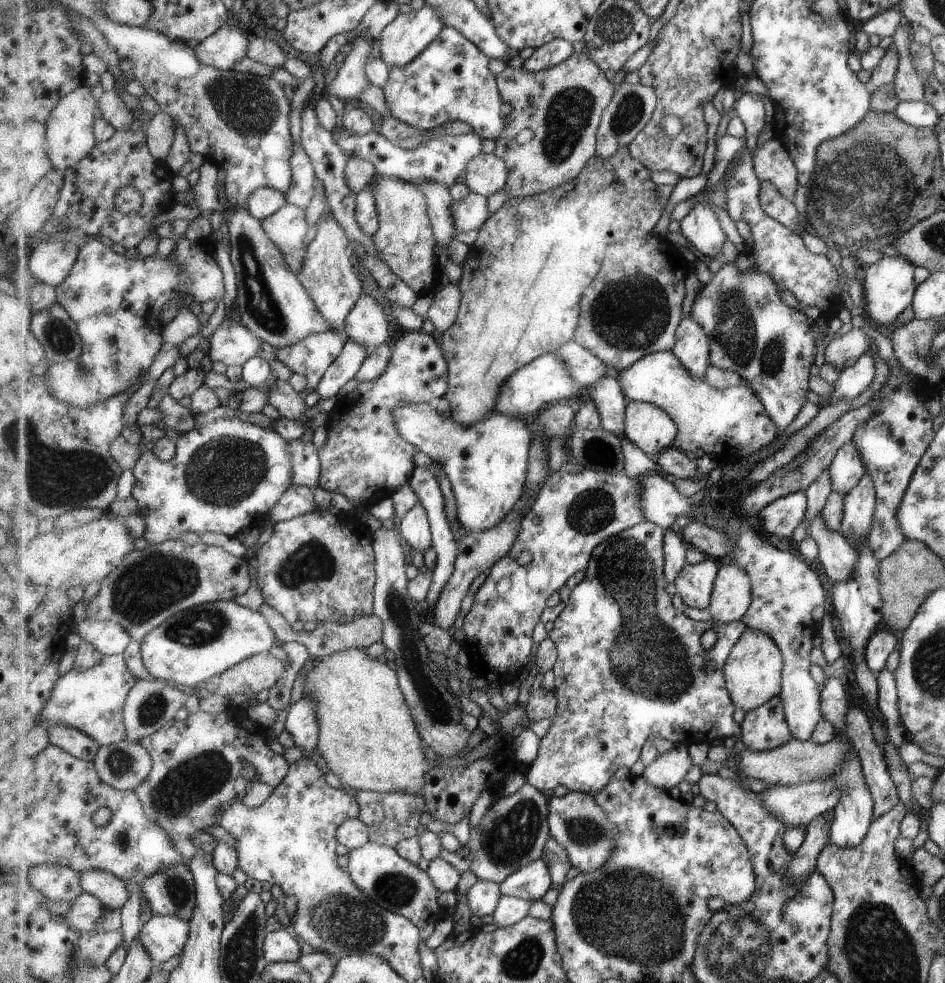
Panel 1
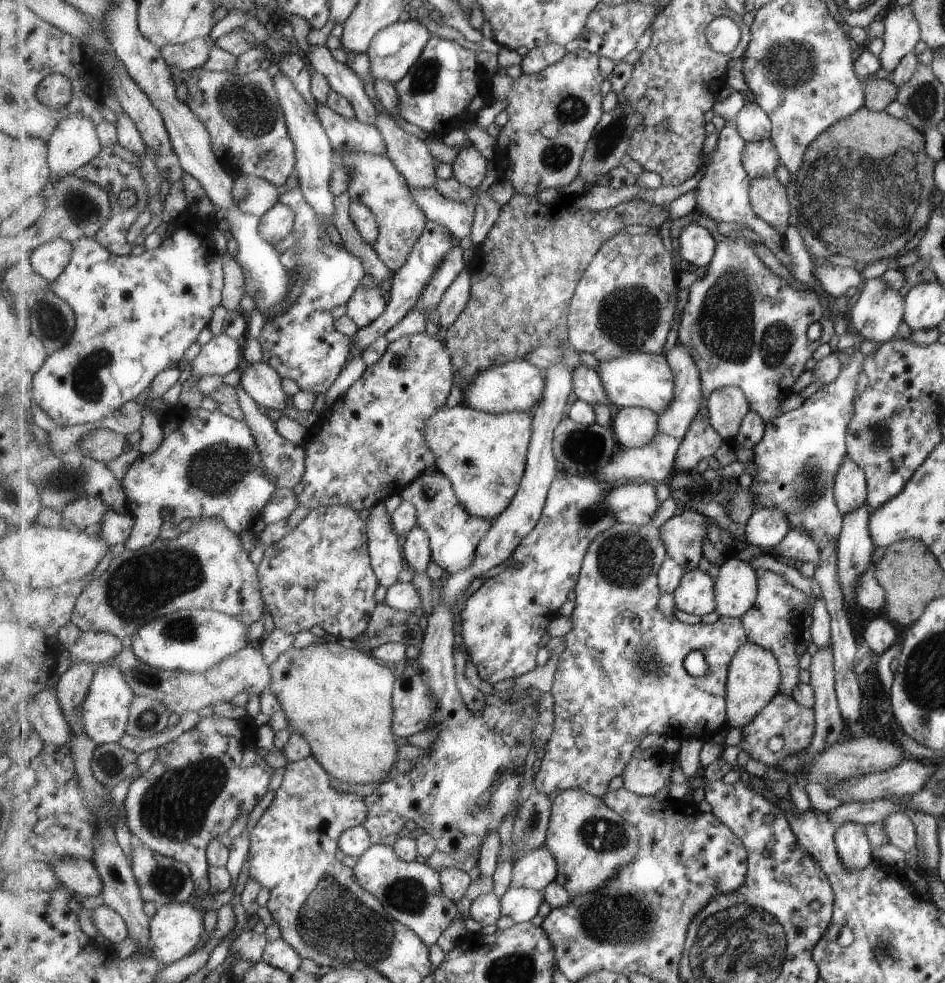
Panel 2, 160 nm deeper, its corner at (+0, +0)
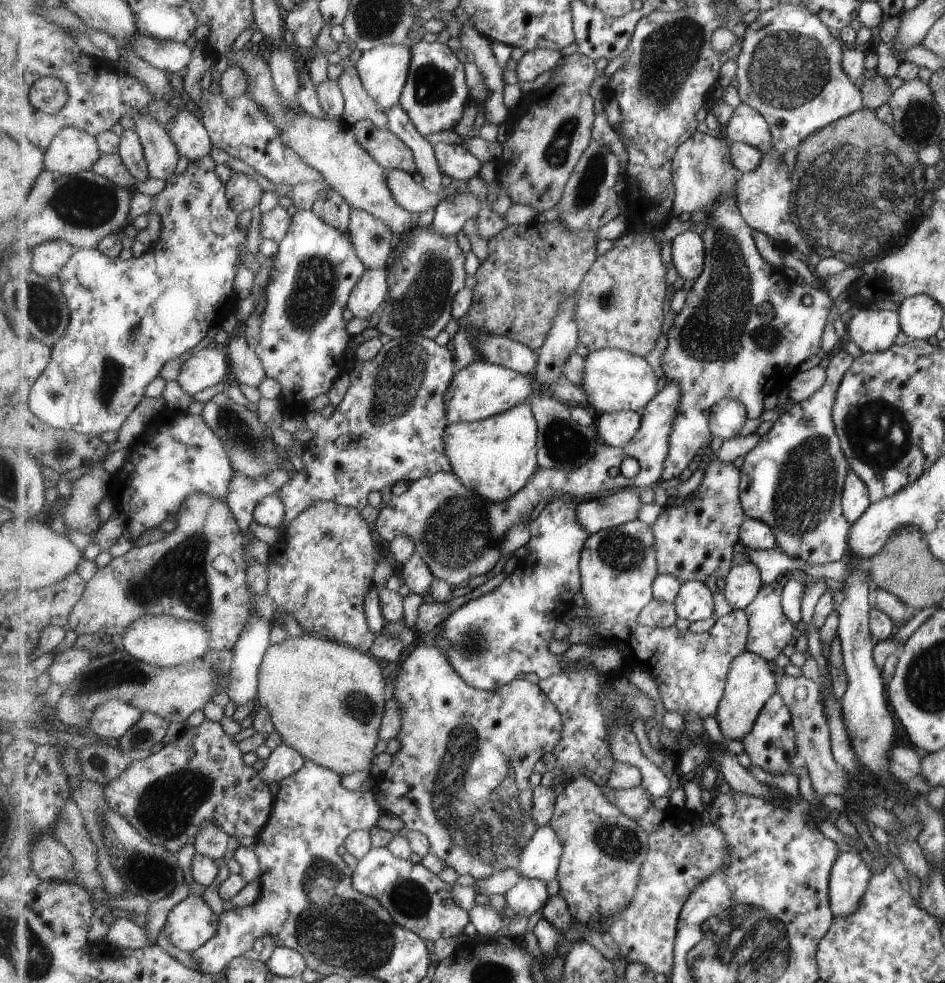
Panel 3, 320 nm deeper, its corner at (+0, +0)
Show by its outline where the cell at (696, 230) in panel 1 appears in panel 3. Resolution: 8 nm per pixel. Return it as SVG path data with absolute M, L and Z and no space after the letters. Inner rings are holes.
M685 231L676 236L671 244L671 248L671 260L677 274L679 274L683 280L694 280L695 282L704 271L706 263L706 246L703 236L695 232Z

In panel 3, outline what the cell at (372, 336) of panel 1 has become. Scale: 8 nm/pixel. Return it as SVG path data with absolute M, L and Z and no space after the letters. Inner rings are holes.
M384 268L366 269L351 293L348 310L355 317L371 318L379 312L388 295L388 272Z

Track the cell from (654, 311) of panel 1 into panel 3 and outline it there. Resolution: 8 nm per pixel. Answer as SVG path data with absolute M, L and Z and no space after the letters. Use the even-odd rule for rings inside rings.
M635 232L614 241L610 250L597 257L575 292L580 342L589 351L614 348L647 356L657 346L665 324L665 280L667 268L656 237Z

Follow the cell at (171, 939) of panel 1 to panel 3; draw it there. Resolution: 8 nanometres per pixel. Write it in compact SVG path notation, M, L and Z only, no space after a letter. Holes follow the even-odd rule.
M191 893L169 913L164 932L177 948L192 953L208 943L220 930L220 914L201 895Z

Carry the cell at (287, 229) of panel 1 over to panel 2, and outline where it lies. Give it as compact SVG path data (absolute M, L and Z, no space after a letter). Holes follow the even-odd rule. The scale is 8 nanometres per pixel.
M281 200L260 216L260 233L266 241L277 244L294 231L296 212Z

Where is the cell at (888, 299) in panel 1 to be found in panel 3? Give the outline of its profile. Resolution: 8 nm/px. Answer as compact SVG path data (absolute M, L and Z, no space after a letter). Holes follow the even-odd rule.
M859 306L855 316L845 319L846 338L853 341L861 353L887 350L893 344L899 327L895 311L871 311L867 306Z

